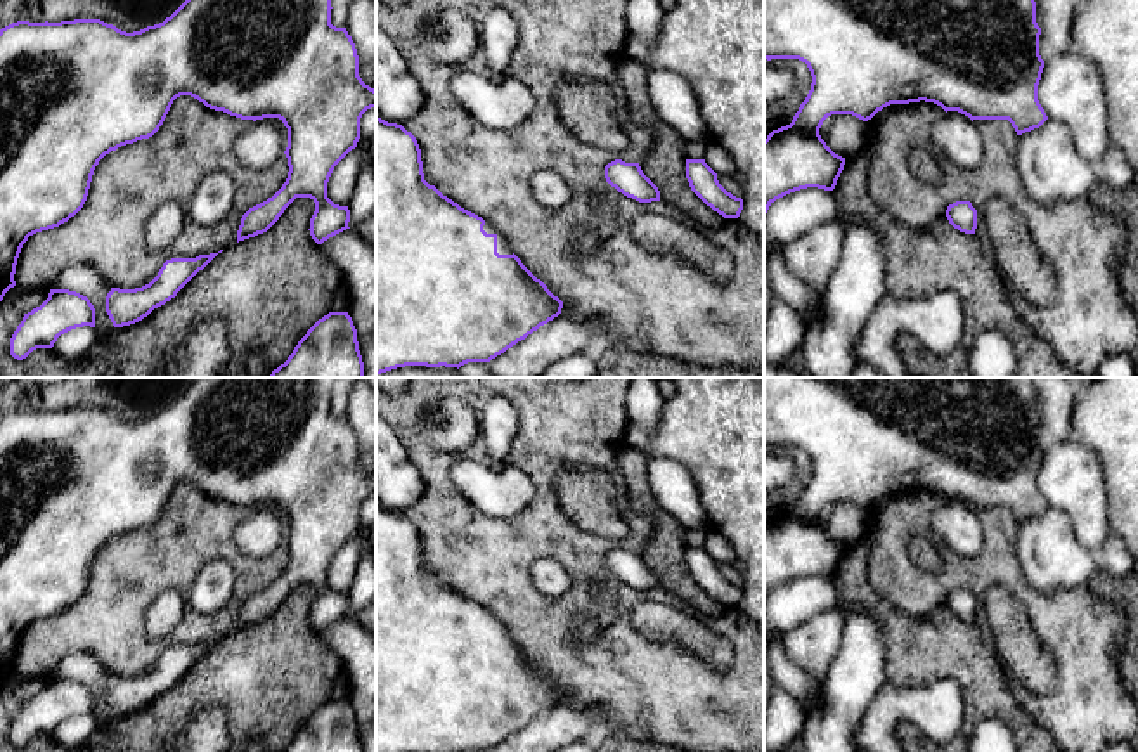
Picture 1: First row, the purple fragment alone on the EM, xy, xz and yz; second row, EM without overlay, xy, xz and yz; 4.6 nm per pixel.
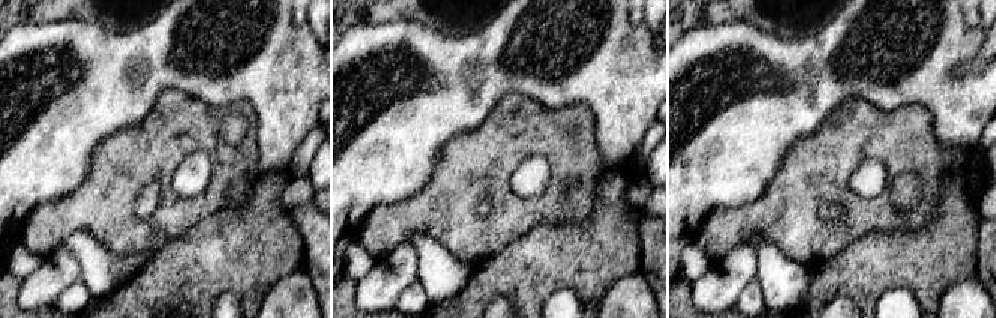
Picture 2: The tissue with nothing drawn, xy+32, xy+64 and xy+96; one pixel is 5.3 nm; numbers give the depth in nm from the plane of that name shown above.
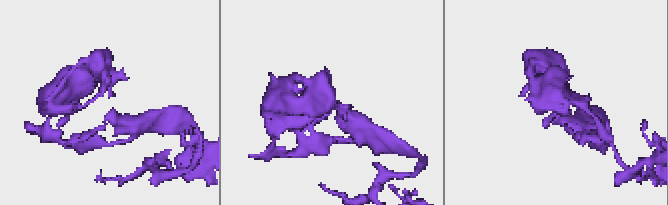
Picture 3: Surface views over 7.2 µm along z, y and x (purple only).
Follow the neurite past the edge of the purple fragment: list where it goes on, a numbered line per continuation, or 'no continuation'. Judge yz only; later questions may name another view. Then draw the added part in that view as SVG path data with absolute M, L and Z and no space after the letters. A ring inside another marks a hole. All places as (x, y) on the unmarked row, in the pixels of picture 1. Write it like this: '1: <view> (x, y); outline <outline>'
no continuation

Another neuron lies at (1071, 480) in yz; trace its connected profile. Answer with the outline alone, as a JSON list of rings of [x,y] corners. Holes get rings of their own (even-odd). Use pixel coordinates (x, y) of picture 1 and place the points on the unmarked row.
[[[1067,438],[1044,451],[1038,489],[1050,508],[1062,511],[1077,542],[1098,554],[1110,534],[1105,476],[1098,456]]]

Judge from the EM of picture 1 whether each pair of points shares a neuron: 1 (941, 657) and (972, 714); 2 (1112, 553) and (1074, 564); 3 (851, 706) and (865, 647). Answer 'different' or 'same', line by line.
1: same
2: different
3: same

